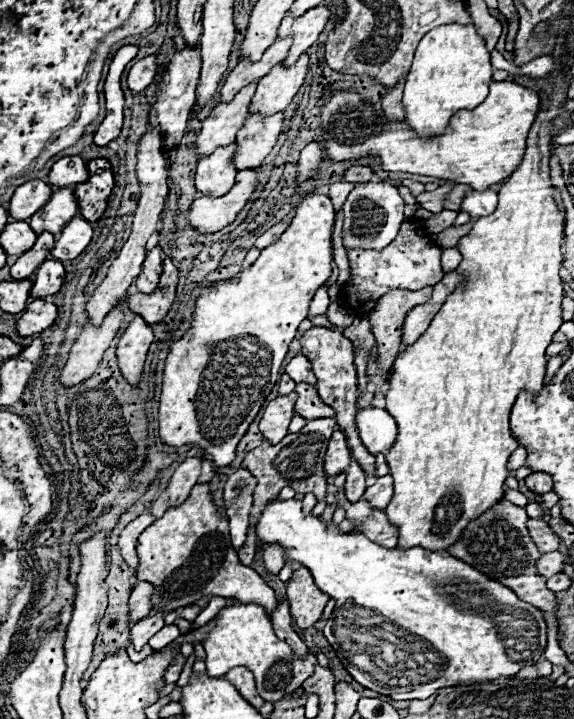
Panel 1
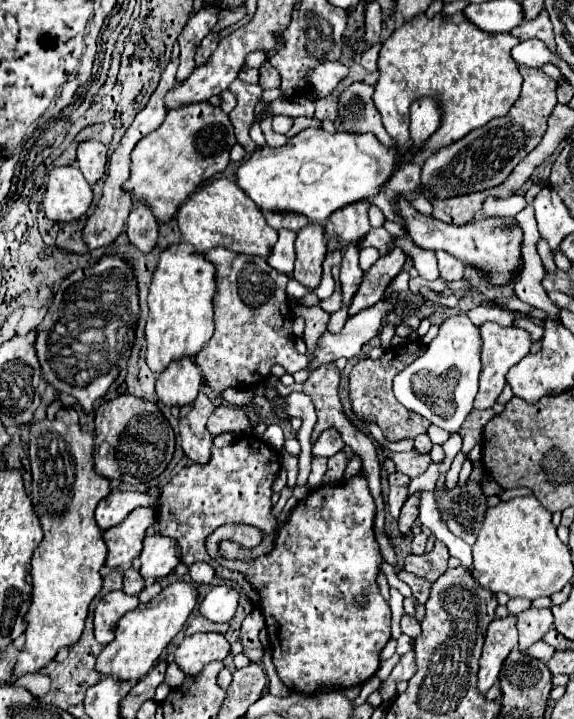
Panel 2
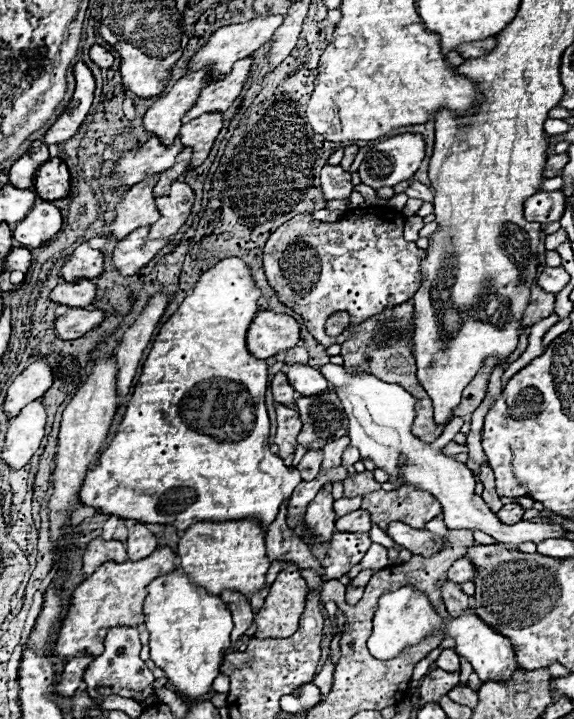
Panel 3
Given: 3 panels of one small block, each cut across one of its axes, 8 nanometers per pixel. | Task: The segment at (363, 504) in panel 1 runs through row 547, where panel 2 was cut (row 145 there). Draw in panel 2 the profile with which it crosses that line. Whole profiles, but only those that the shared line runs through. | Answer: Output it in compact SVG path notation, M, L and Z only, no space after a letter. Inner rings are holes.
M352 82L338 98L338 118L344 132L362 134L372 132L376 138L390 150L394 150L394 140L386 134L380 112L374 106L372 100L374 86L366 82Z

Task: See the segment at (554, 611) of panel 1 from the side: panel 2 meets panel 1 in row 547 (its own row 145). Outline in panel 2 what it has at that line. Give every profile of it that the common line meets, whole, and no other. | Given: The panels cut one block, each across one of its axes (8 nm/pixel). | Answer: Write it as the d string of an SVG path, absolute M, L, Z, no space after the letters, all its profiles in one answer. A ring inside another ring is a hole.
M520 66L520 74L524 78L522 94L506 116L494 118L486 126L472 130L456 144L442 148L426 158L420 176L428 178L428 182L422 180L424 186L422 194L430 192L430 200L446 200L446 198L494 188L508 178L508 174L516 168L518 162L522 162L522 158L530 150L536 148L536 144L542 140L546 132L546 120L552 108L556 106L558 84L556 80L546 76L540 68Z

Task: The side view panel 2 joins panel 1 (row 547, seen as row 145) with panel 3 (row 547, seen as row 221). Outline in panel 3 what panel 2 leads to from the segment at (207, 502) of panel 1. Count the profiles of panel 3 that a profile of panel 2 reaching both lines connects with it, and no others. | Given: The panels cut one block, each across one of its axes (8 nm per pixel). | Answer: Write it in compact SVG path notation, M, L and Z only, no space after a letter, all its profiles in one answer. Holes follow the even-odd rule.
M158 546L156 552L146 556L144 560L126 560L122 564L110 560L104 562L92 576L88 576L72 594L72 606L68 616L64 618L58 640L54 644L52 654L58 658L76 658L76 656L98 656L104 652L104 636L108 628L116 624L128 624L138 628L144 624L144 598L146 586L156 578L168 572L174 572L176 554L168 546Z

